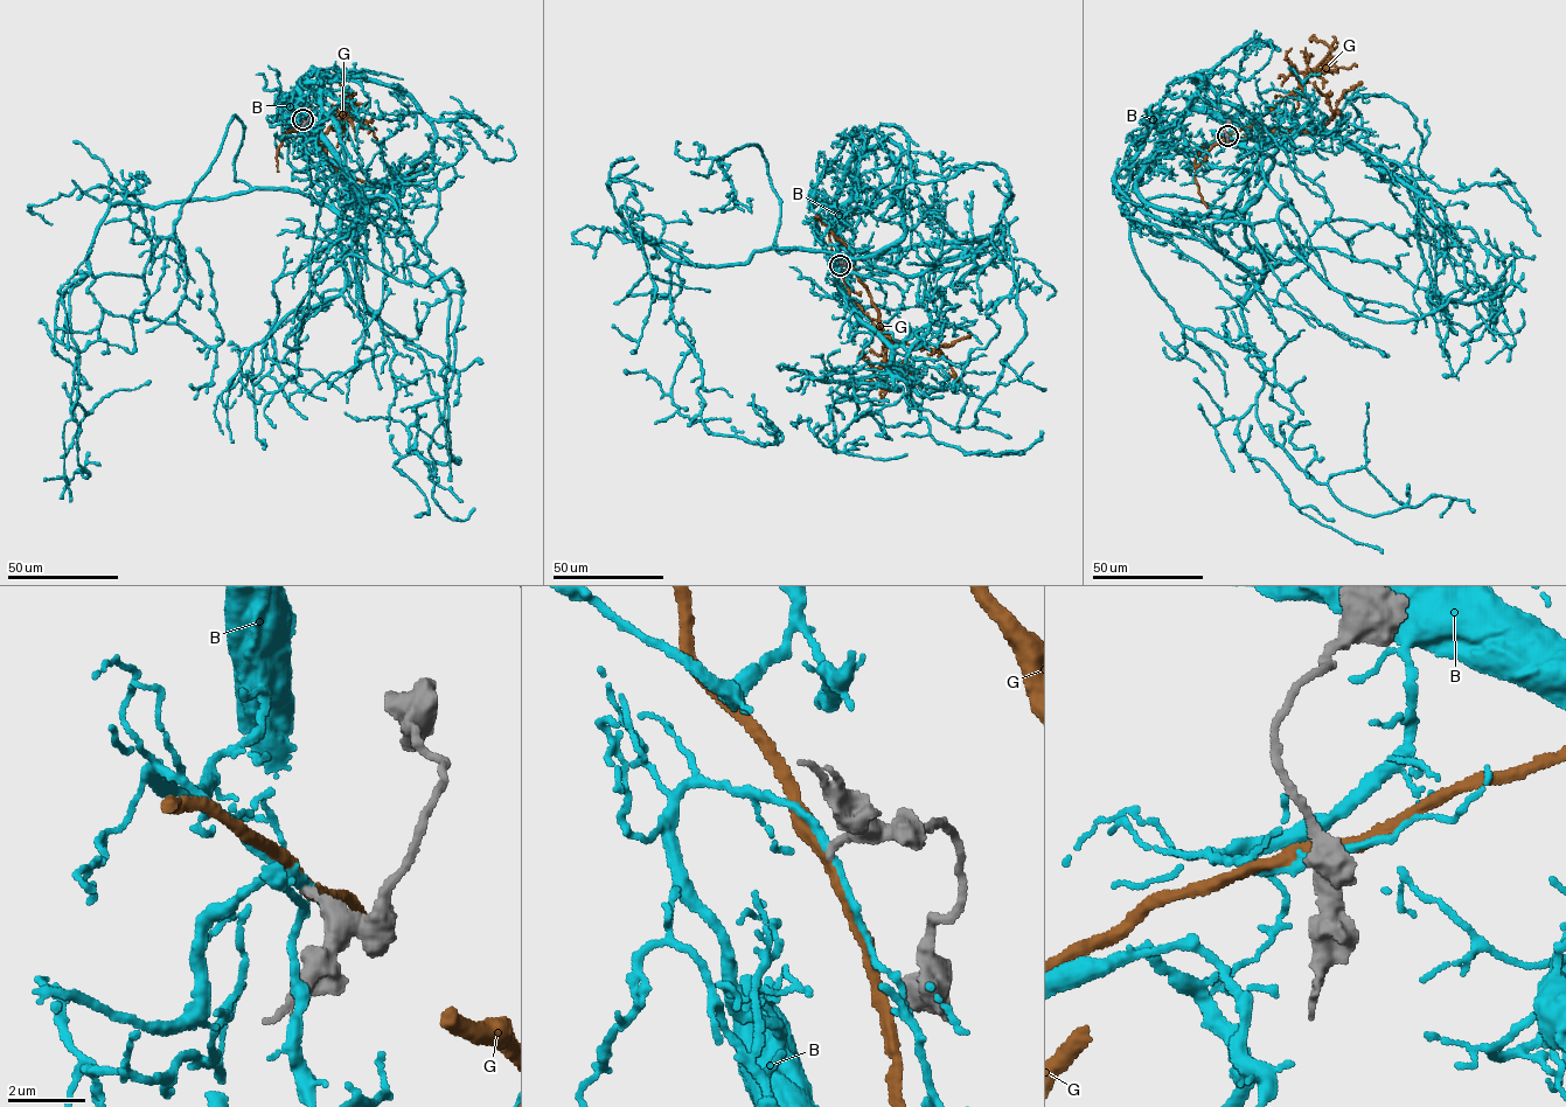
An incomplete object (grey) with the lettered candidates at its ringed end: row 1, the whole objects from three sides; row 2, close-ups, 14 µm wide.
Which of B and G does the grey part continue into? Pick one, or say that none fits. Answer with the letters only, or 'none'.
none

